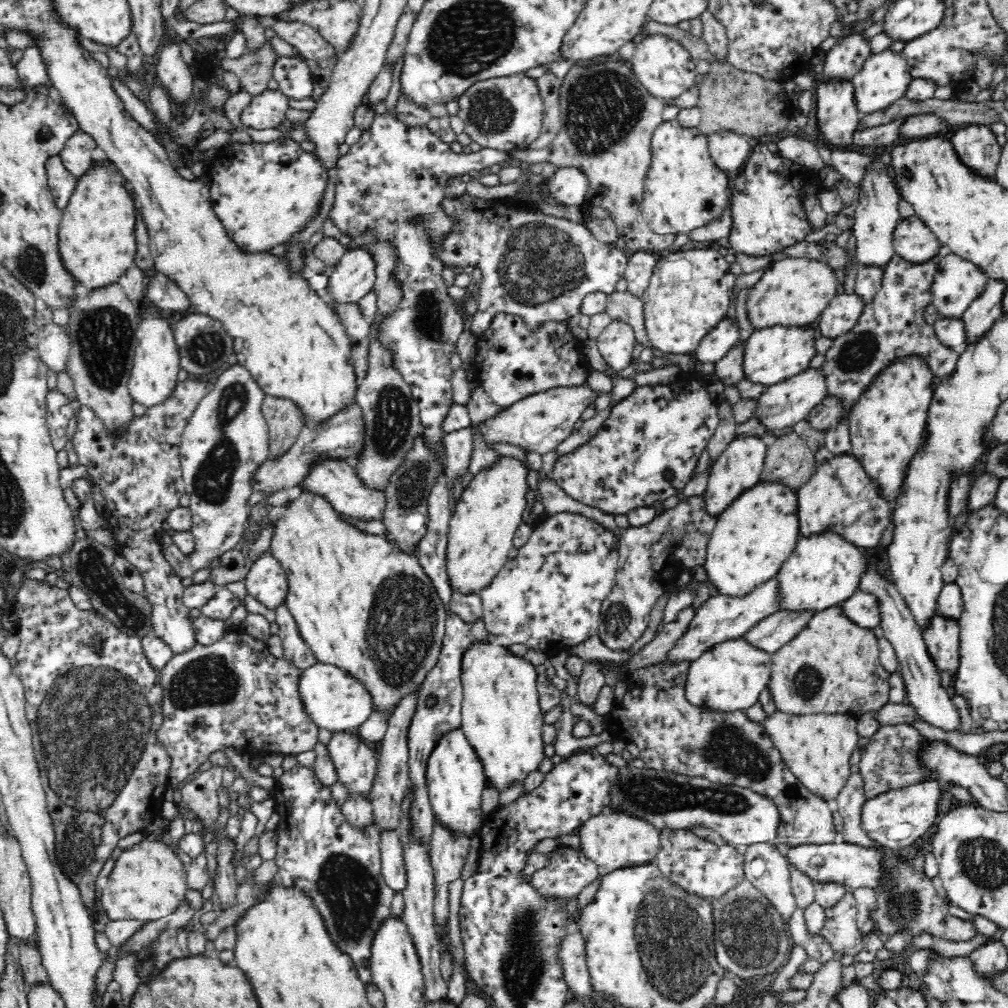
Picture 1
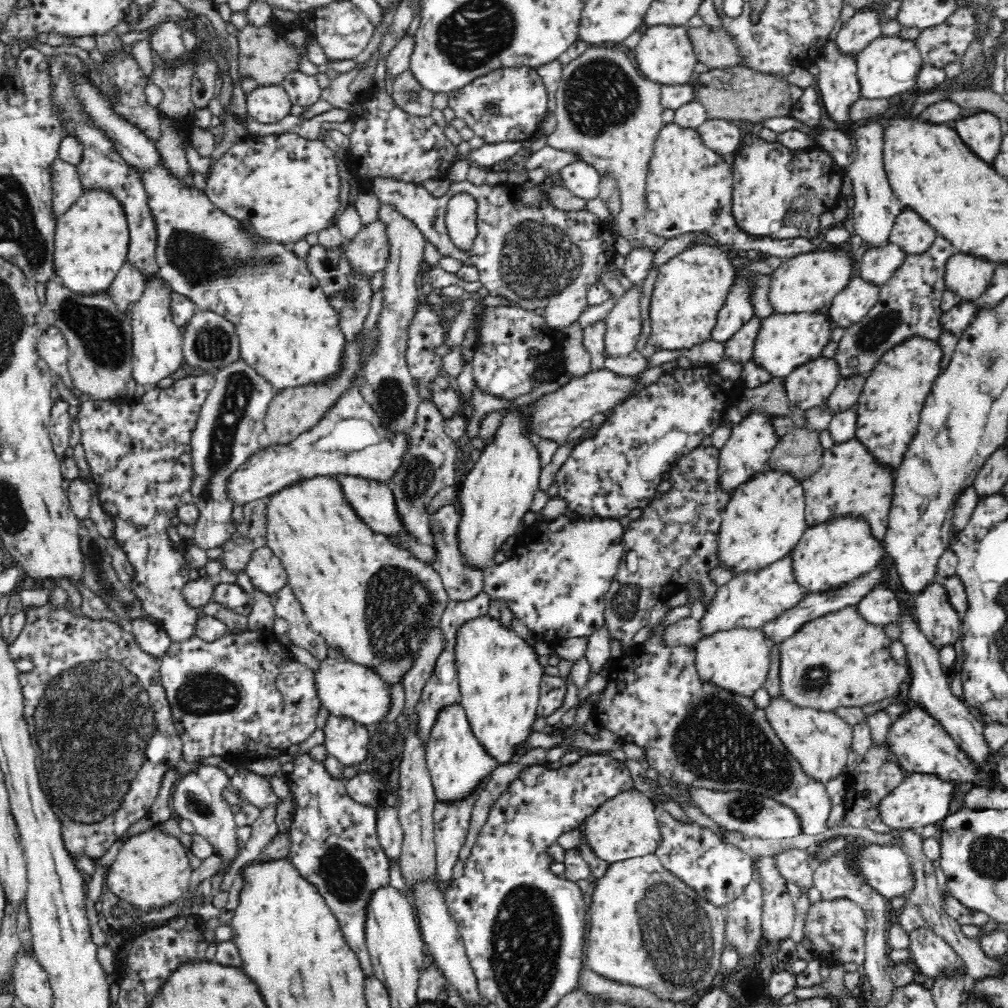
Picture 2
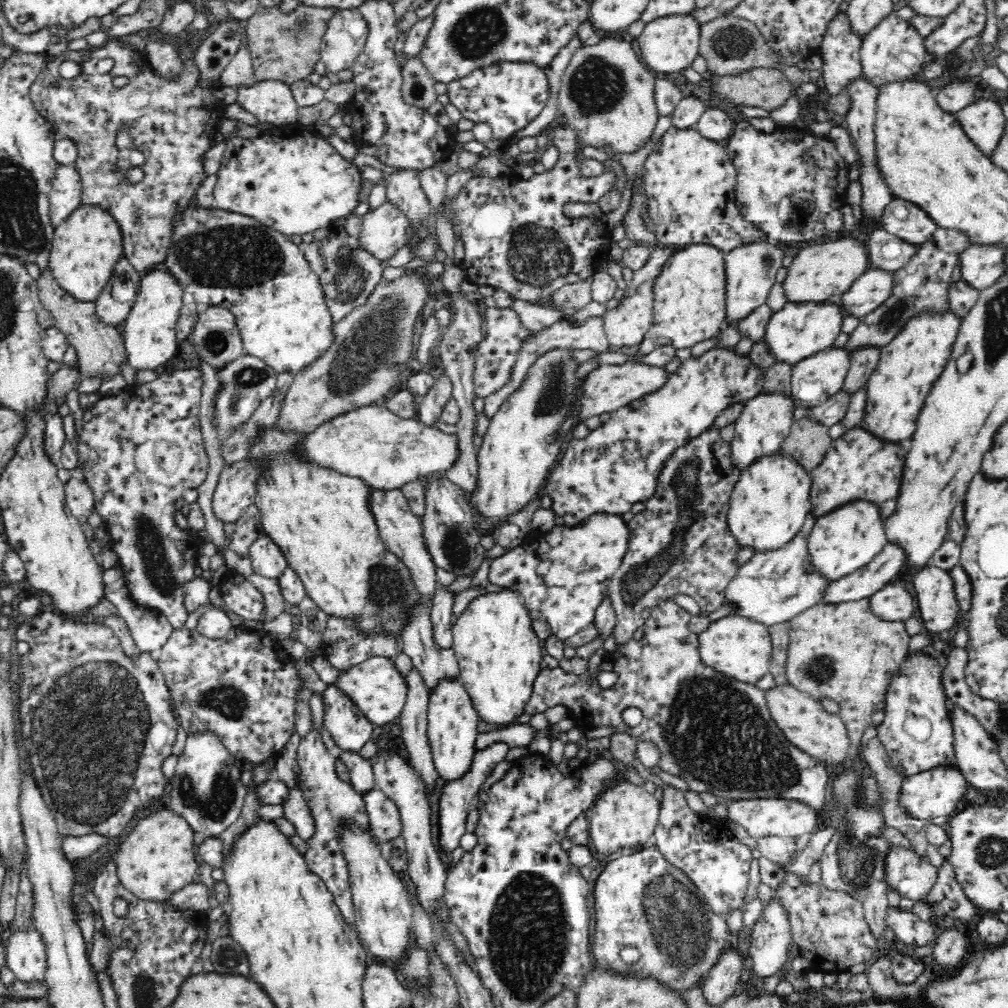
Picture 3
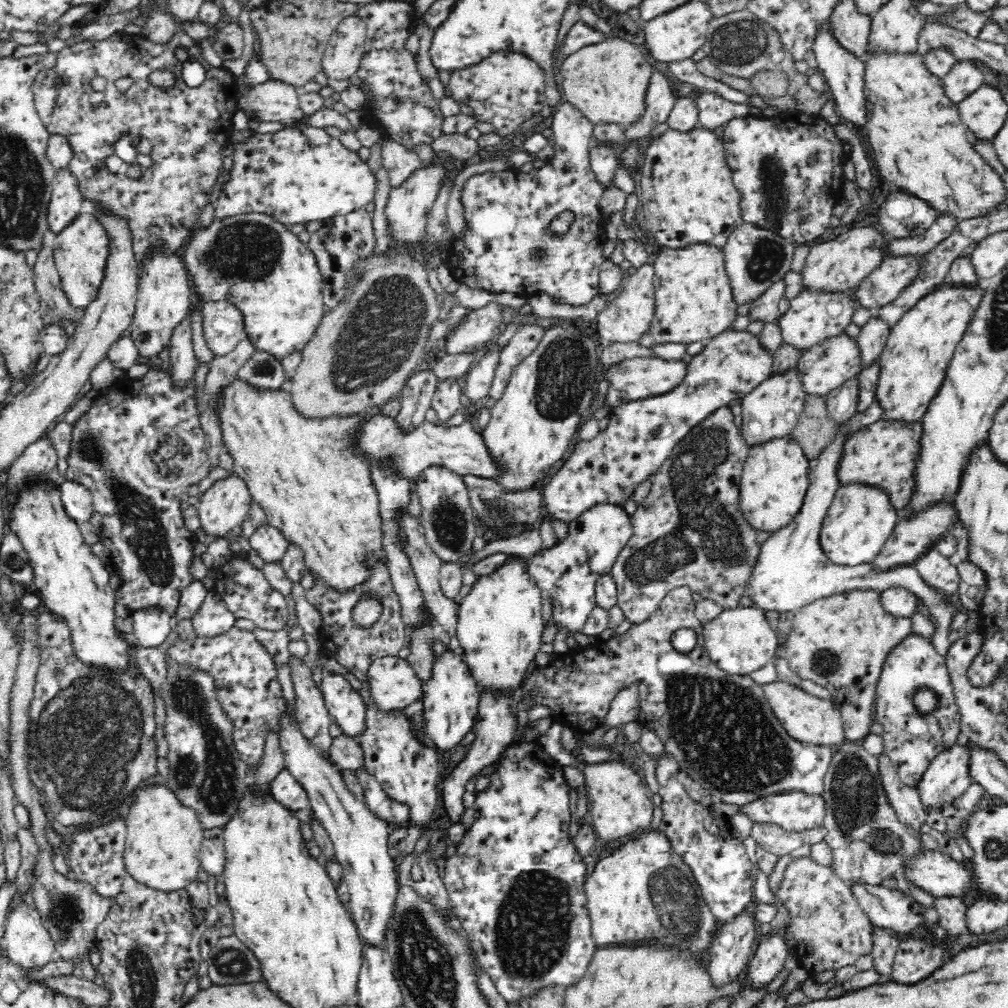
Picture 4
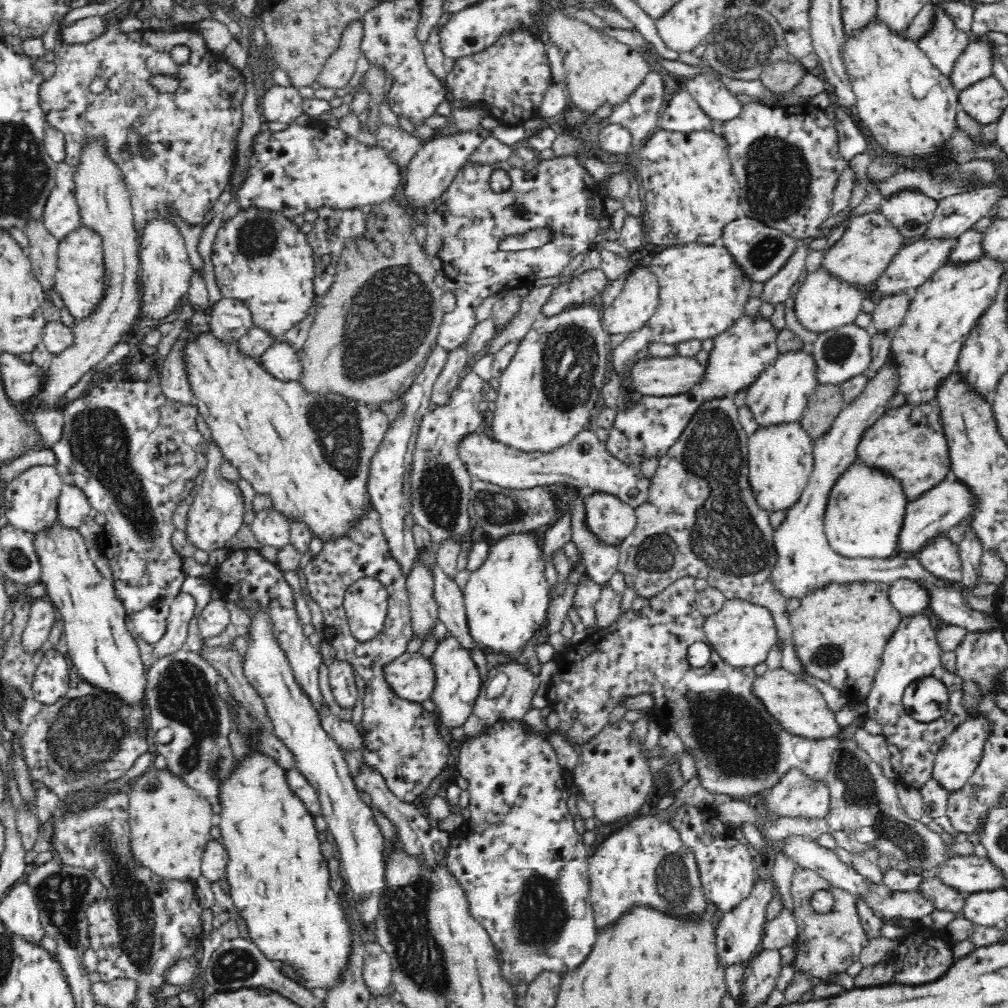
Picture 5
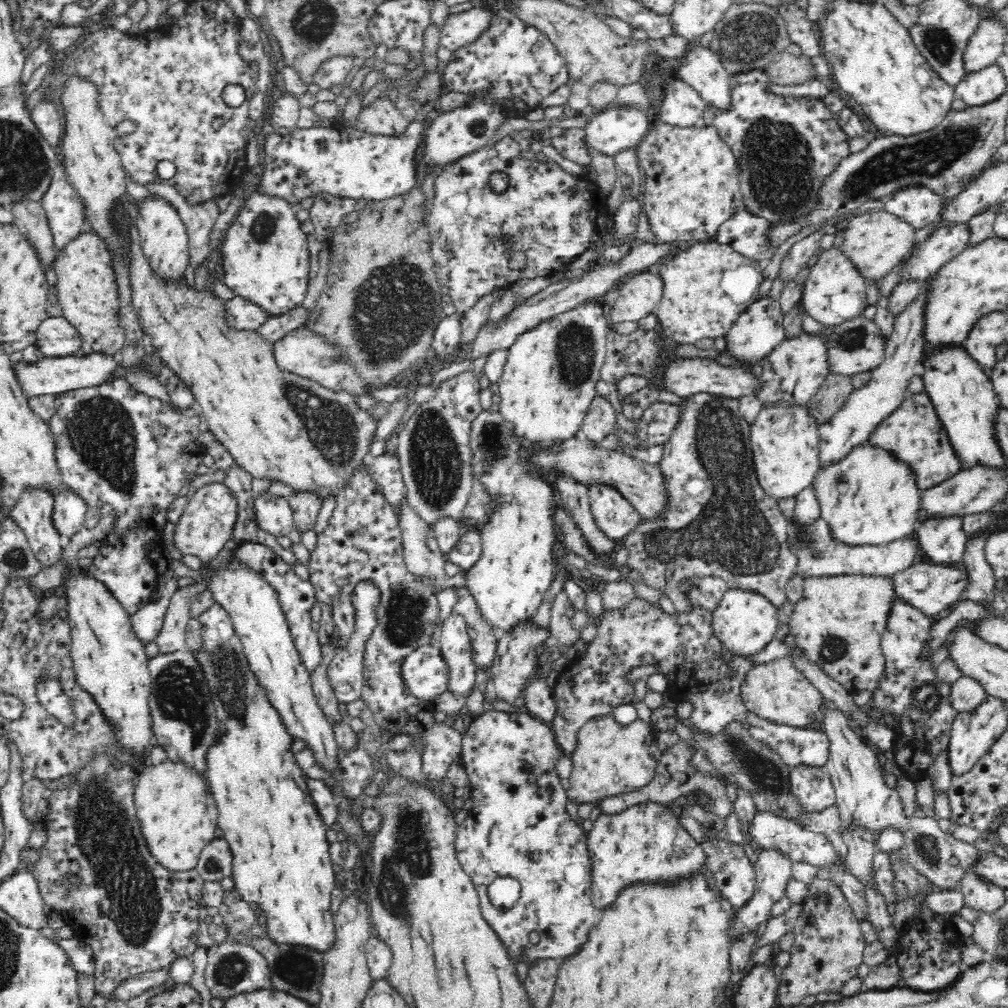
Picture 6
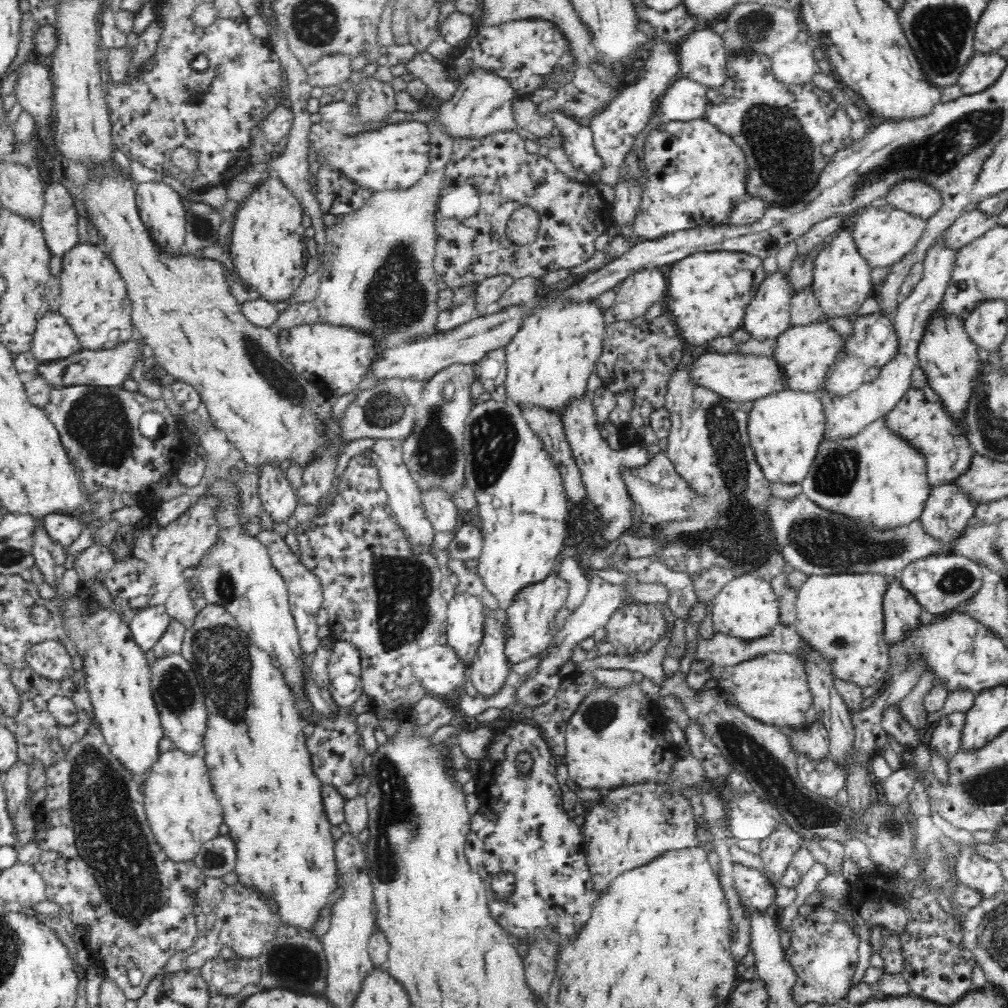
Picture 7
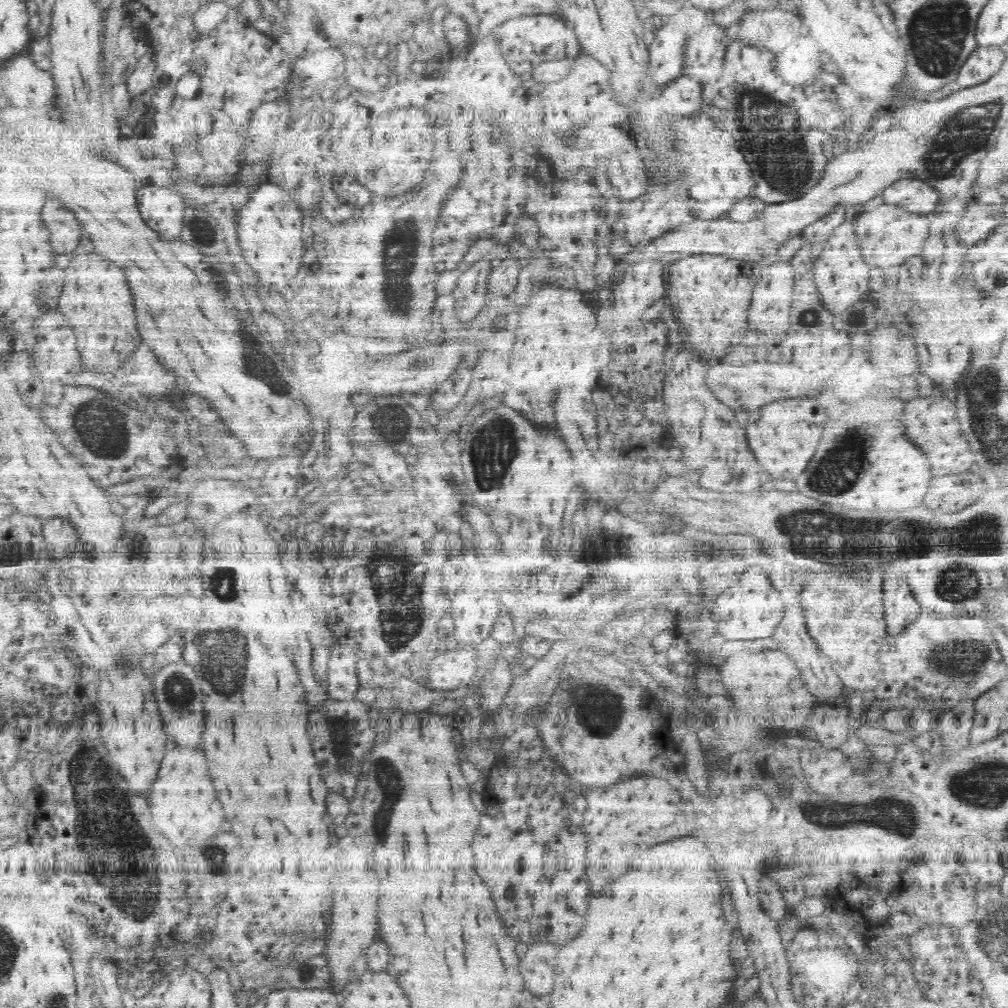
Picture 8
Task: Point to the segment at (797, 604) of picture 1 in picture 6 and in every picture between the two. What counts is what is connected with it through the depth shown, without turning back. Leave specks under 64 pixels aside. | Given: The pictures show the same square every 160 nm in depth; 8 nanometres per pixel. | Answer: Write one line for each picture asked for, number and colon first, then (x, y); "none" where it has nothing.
2: (833, 552)
3: (850, 536)
4: (862, 518)
5: (864, 517)
6: (870, 482)

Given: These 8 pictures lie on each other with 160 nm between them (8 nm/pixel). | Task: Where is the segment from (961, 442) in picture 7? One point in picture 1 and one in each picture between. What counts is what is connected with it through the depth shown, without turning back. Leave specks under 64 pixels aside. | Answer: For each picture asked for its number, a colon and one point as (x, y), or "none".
1: (841, 497)
2: (851, 480)
3: (860, 465)
4: (885, 453)
5: (909, 442)
6: (913, 432)

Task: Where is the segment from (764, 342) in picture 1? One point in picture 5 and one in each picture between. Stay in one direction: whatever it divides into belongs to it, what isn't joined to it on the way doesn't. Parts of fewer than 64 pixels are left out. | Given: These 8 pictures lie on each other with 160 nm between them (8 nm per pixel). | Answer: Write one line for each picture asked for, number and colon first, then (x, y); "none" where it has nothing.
2: (786, 340)
3: (798, 330)
4: (813, 315)
5: (823, 302)

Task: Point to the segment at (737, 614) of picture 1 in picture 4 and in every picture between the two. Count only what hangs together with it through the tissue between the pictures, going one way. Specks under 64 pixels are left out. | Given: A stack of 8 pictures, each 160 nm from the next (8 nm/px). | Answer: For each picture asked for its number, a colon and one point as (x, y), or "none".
2: (751, 599)
3: (774, 585)
4: (793, 570)

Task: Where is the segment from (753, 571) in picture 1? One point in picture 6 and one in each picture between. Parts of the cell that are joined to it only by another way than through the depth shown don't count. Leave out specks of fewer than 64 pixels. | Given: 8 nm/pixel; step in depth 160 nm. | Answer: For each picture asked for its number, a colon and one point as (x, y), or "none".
2: (765, 519)
3: (768, 505)
4: (774, 482)
5: (781, 462)
6: (784, 437)

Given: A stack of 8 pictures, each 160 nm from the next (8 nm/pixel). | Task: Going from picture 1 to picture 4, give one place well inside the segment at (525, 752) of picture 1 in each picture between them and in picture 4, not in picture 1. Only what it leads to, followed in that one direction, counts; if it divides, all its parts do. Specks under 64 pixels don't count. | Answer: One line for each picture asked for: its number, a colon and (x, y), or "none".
2: (499, 674)
3: (499, 654)
4: (500, 621)

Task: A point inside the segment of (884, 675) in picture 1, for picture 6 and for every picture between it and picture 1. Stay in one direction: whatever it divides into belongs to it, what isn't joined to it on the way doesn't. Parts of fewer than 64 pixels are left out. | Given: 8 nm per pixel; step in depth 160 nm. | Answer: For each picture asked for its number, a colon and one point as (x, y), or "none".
2: (840, 659)
3: (845, 652)
4: (840, 642)
5: (840, 629)
6: (838, 622)

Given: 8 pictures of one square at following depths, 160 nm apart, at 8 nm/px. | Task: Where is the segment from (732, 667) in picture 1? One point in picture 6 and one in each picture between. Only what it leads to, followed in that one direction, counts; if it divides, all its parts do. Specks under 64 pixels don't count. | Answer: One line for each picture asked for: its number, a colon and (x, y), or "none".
2: (739, 659)
3: (737, 646)
4: (739, 640)
5: (743, 632)
6: (745, 620)

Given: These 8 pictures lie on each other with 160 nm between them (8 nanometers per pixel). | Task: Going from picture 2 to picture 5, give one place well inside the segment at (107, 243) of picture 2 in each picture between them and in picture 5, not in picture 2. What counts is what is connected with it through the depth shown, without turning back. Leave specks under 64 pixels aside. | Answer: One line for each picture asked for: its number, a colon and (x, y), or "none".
3: (85, 247)
4: (80, 253)
5: (80, 278)

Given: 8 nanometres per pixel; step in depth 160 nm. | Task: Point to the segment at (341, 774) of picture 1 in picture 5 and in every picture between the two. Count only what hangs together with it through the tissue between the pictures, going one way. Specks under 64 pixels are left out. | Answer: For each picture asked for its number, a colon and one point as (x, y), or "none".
2: (345, 739)
3: (349, 727)
4: (344, 702)
5: (341, 675)

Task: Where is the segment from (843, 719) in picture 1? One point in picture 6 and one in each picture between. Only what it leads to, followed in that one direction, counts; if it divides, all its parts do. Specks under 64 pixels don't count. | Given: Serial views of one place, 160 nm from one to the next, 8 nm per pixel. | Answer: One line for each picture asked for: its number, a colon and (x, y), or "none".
2: (820, 740)
3: (806, 723)
4: (806, 717)
5: (799, 707)
6: (778, 691)

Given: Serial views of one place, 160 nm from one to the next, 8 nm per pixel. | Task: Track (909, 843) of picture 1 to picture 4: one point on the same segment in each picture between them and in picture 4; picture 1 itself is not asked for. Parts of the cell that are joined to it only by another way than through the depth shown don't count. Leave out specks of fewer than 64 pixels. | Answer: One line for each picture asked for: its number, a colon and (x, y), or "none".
2: (921, 799)
3: (940, 791)
4: (947, 777)

